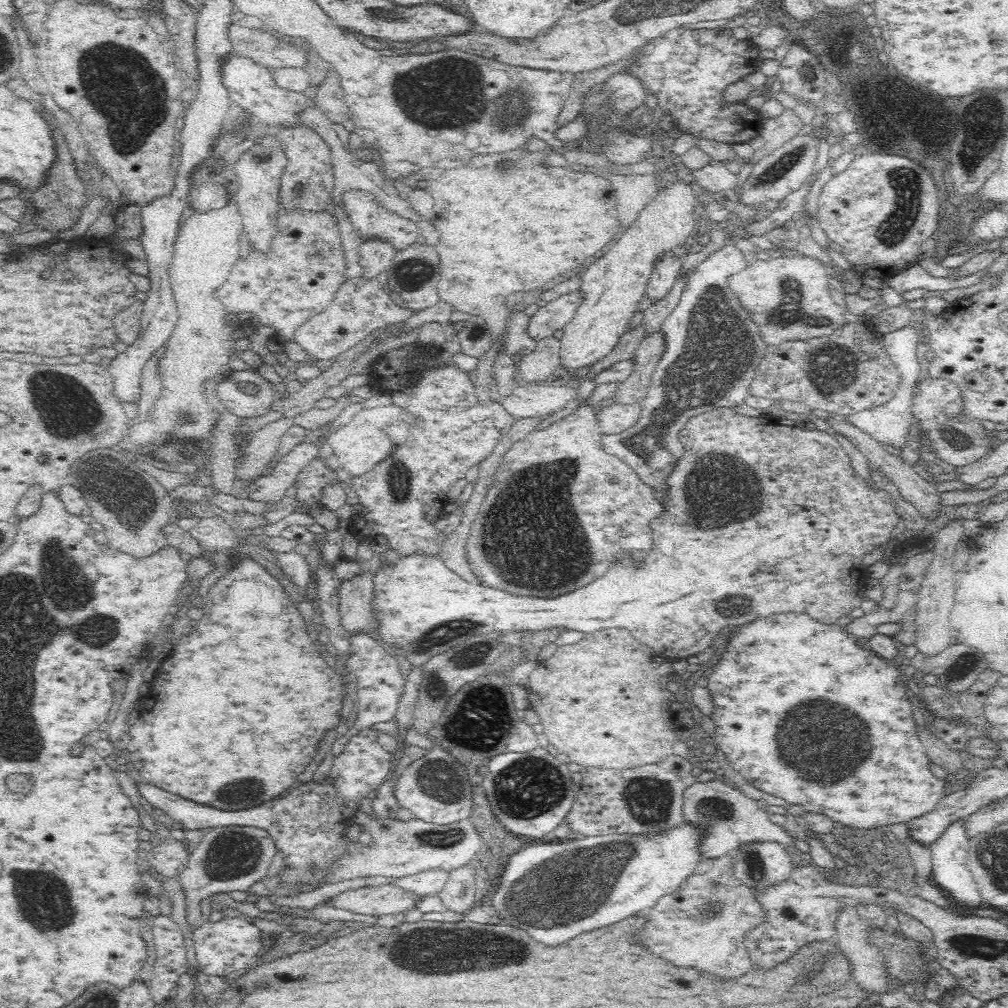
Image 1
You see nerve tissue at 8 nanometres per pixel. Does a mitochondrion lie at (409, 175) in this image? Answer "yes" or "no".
no

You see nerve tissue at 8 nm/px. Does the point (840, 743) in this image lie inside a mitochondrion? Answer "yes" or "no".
yes

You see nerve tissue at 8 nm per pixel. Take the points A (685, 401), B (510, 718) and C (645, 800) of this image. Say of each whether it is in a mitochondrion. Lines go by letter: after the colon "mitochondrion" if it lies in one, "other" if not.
A: mitochondrion
B: mitochondrion
C: mitochondrion

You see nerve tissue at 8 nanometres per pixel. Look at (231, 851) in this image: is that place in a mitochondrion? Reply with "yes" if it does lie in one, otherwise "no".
yes

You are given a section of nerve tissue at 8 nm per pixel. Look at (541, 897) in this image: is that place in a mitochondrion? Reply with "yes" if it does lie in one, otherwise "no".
yes

